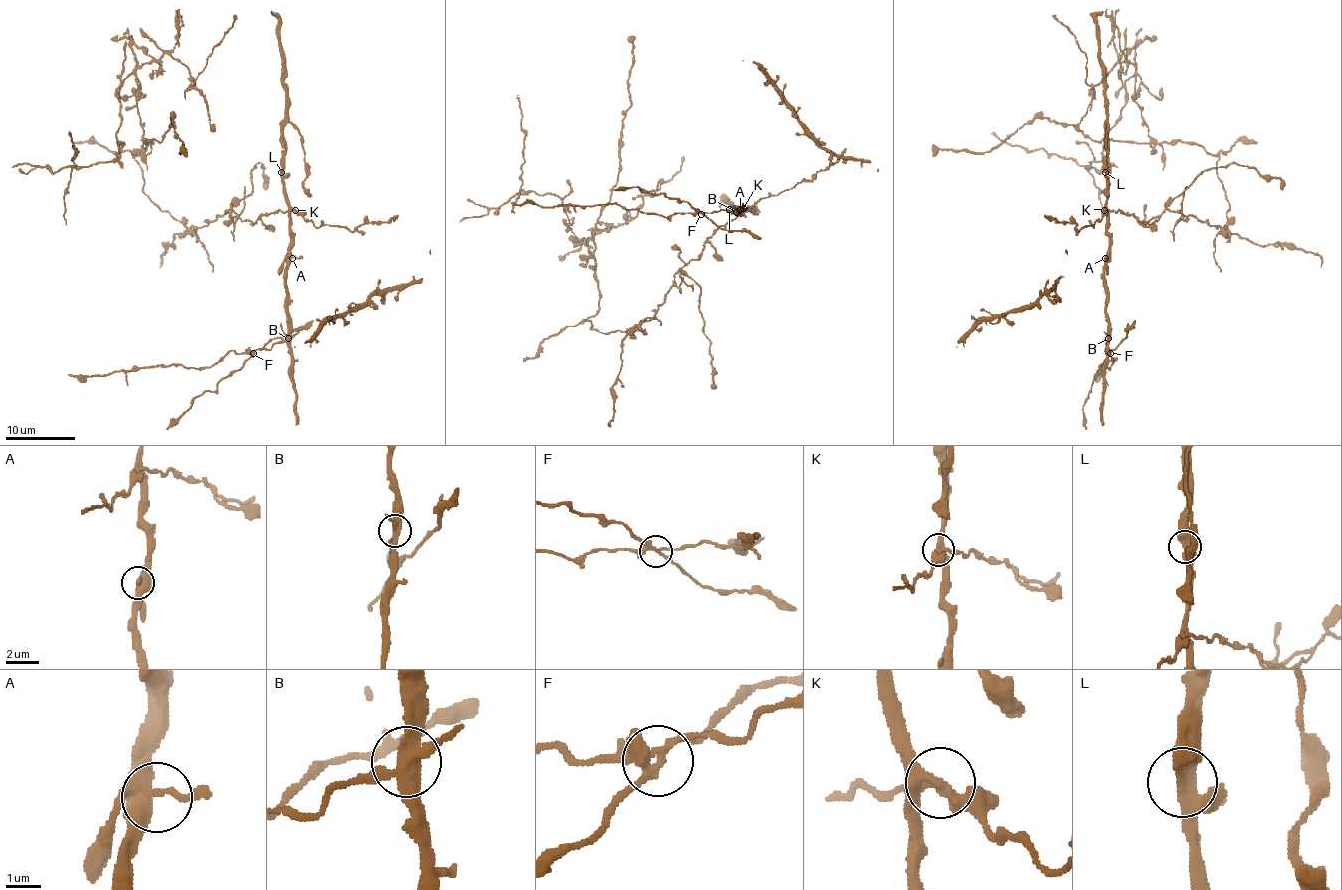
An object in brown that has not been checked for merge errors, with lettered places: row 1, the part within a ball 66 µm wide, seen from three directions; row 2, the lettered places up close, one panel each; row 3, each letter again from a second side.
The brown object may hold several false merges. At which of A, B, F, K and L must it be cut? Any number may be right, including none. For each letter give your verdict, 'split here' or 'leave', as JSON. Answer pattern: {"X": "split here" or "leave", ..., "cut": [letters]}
{"A": "leave", "B": "split here", "F": "split here", "K": "split here", "L": "leave", "cut": ["B", "F", "K"]}

